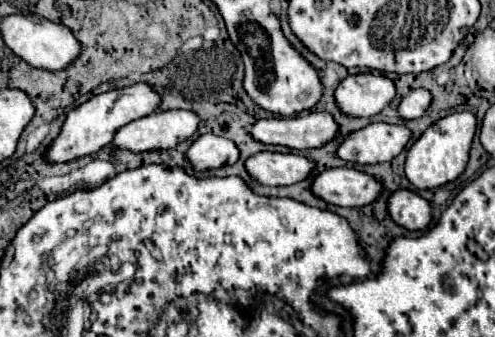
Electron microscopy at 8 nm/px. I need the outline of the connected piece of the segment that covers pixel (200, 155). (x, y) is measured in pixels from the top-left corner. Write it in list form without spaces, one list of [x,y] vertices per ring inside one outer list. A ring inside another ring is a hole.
[[[201,134],[187,150],[187,160],[195,172],[215,170],[225,164],[235,164],[239,160],[237,146],[215,134]]]

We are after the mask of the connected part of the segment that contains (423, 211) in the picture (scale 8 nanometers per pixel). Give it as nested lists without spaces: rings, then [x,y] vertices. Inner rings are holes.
[[[407,188],[391,192],[387,200],[387,210],[393,222],[407,230],[423,230],[431,222],[429,202]]]

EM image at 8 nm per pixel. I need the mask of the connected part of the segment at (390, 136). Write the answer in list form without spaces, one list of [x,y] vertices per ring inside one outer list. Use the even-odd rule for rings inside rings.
[[[369,124],[347,134],[337,156],[353,164],[379,164],[393,160],[409,142],[411,132],[399,124]]]

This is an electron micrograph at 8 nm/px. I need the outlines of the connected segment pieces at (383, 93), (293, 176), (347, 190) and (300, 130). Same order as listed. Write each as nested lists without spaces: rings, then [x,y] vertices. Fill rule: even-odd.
[[[363,74],[347,76],[335,90],[335,102],[341,114],[353,118],[371,118],[379,114],[395,96],[395,86],[387,76]]]
[[[259,152],[245,160],[247,174],[263,186],[287,186],[295,184],[313,170],[313,162],[297,154]]]
[[[329,168],[313,178],[311,192],[335,206],[365,206],[381,194],[381,184],[355,168]]]
[[[311,112],[283,120],[257,120],[251,126],[251,136],[263,144],[287,146],[293,150],[319,148],[333,140],[339,126],[327,112]]]

